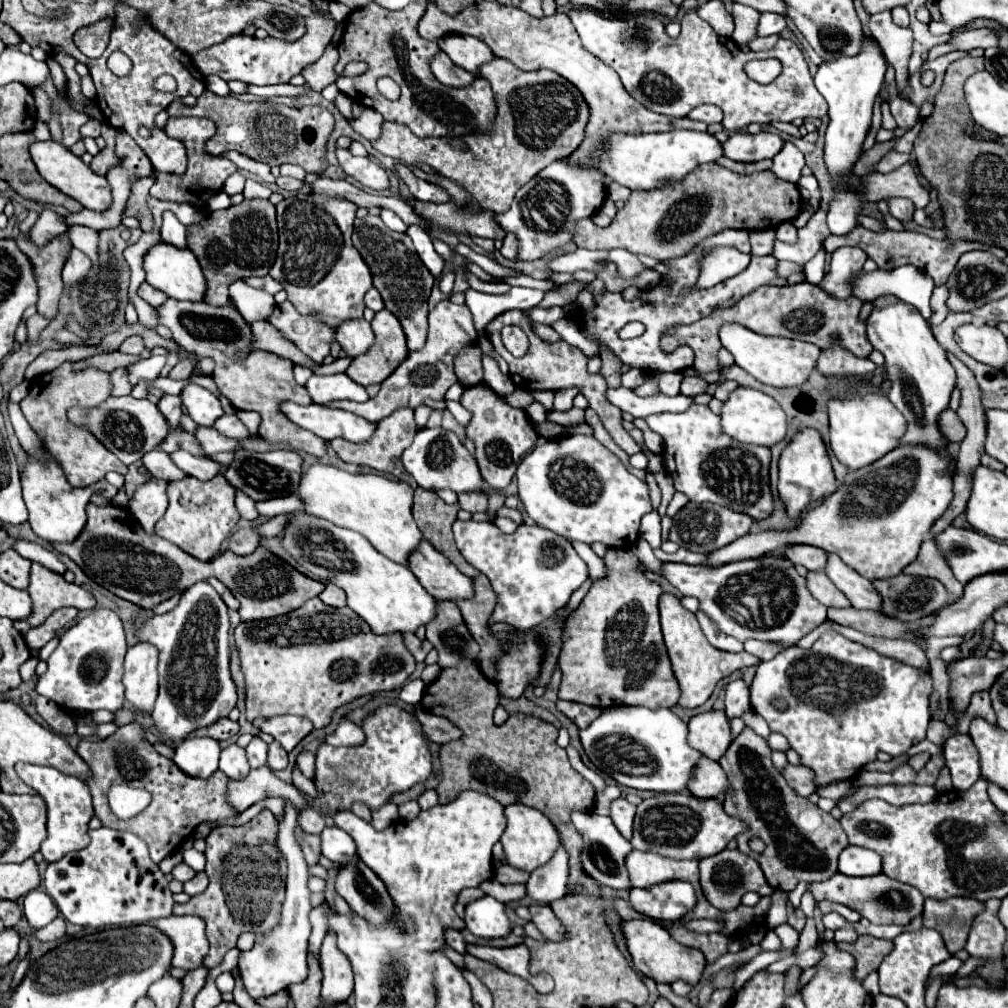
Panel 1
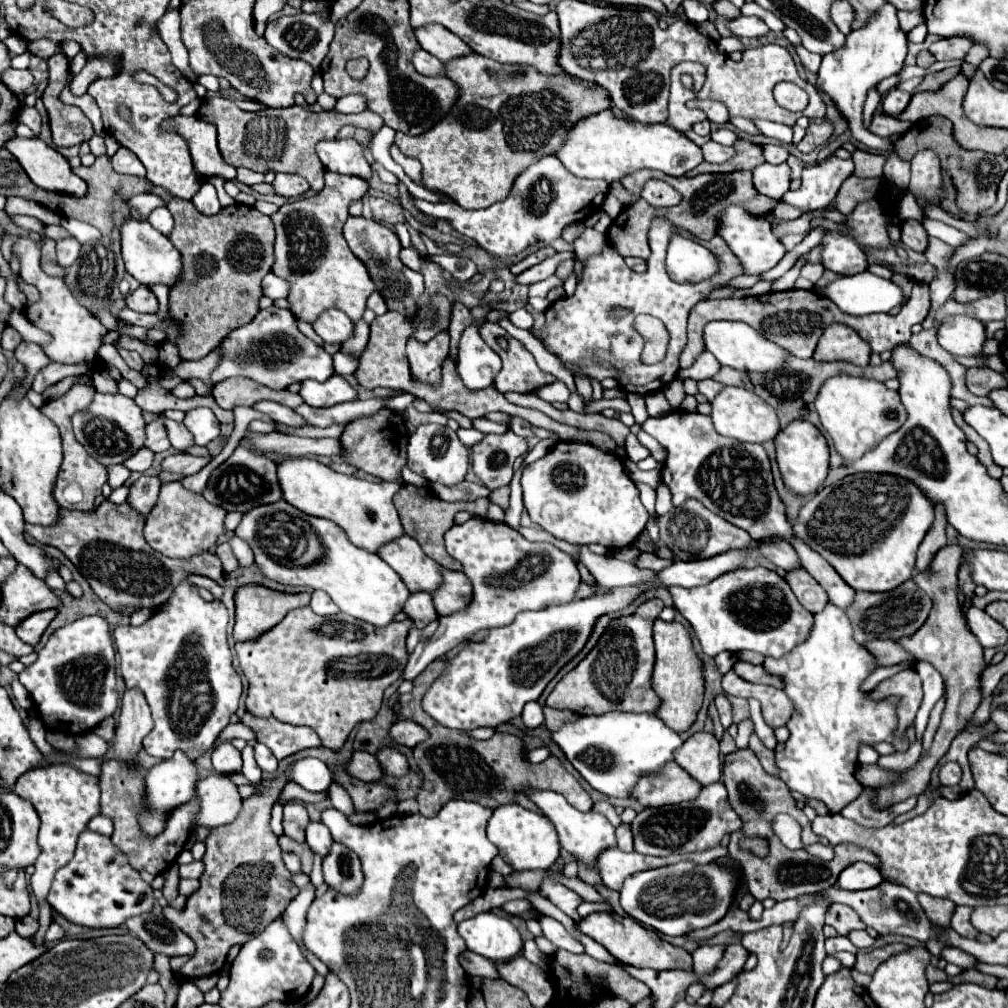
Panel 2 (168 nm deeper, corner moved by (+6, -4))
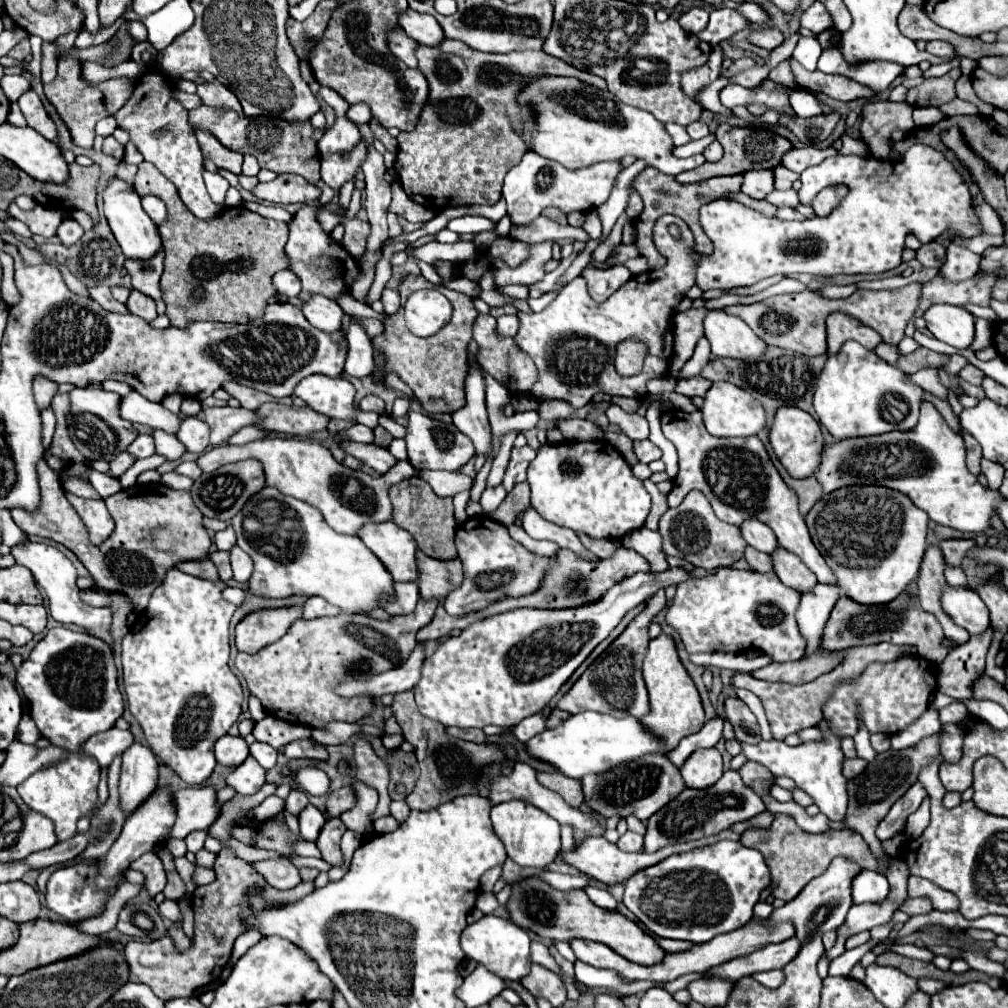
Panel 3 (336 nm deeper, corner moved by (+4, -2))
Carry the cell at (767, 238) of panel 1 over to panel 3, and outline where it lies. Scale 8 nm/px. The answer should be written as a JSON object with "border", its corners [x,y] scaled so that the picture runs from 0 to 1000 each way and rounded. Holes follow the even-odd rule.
{"border":[[[905,152],[897,162],[889,160],[871,160],[869,156],[851,156],[851,154],[829,154],[817,158],[810,166],[802,166],[796,174],[796,188],[817,188],[823,180],[833,180],[843,186],[843,191],[837,199],[821,213],[808,215],[800,219],[772,219],[764,215],[758,221],[758,235],[752,239],[752,209],[724,197],[712,197],[694,207],[694,223],[700,233],[708,241],[708,251],[700,253],[694,259],[690,271],[690,283],[698,289],[702,287],[726,287],[748,283],[754,277],[766,275],[770,271],[790,273],[790,271],[806,271],[806,273],[833,273],[833,271],[877,271],[893,263],[893,253],[897,247],[899,231],[907,231],[913,241],[921,241],[935,231],[942,229],[942,235],[954,233],[964,235],[974,231],[970,217],[964,209],[962,189],[952,176],[952,195],[942,195],[942,162],[935,162],[931,152]]]}

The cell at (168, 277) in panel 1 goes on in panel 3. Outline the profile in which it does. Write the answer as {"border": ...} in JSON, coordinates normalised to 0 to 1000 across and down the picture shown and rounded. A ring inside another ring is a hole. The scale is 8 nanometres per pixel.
{"border":[[[119,178],[109,180],[107,188],[103,189],[103,213],[109,221],[109,227],[115,235],[115,239],[117,239],[117,243],[121,245],[121,251],[127,257],[147,259],[161,247],[161,235],[157,231],[157,225],[151,221],[147,211],[141,207],[139,195],[137,195],[137,191],[133,189],[131,184],[127,184]]]}

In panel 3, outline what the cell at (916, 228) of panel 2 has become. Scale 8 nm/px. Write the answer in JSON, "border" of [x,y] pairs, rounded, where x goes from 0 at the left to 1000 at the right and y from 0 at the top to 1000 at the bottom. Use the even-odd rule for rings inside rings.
{"border":[[[923,239],[917,241],[911,249],[909,249],[909,257],[917,263],[917,265],[933,265],[935,259],[938,257],[938,247],[933,239]]]}

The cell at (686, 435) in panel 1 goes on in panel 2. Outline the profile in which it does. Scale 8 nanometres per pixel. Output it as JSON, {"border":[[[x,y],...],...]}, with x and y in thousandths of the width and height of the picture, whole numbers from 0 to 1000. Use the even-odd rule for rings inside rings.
{"border":[[[675,406],[657,414],[643,414],[637,426],[661,443],[663,453],[657,465],[657,479],[663,481],[669,501],[675,501],[681,495],[688,493],[708,511],[742,527],[744,533],[750,537],[760,533],[774,533],[782,537],[790,545],[794,553],[794,561],[821,588],[823,598],[835,604],[839,604],[845,598],[847,594],[845,582],[841,582],[837,574],[829,570],[829,564],[821,557],[810,551],[810,547],[806,547],[796,535],[790,535],[790,531],[786,531],[786,521],[780,515],[778,497],[770,489],[766,467],[764,467],[764,455],[756,441],[738,439],[738,445],[736,445],[736,439],[734,439],[734,447],[728,447],[732,438],[714,434],[708,428],[702,412],[683,410]],[[714,445],[720,445],[720,447],[714,447]]]}

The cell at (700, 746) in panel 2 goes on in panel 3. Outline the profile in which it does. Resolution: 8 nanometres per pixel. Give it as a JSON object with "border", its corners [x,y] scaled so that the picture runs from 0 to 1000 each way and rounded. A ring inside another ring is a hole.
{"border":[[[710,741],[690,743],[679,755],[675,767],[685,783],[700,783],[716,771],[716,749]]]}

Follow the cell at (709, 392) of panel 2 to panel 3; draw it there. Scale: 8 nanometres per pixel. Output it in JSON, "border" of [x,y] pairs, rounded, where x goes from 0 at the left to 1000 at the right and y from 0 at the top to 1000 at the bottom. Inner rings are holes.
{"border":[[[685,374],[685,376],[673,376],[673,382],[671,382],[671,388],[677,390],[677,392],[683,392],[683,394],[698,394],[700,388],[704,386],[706,378],[698,376],[698,374]]]}

